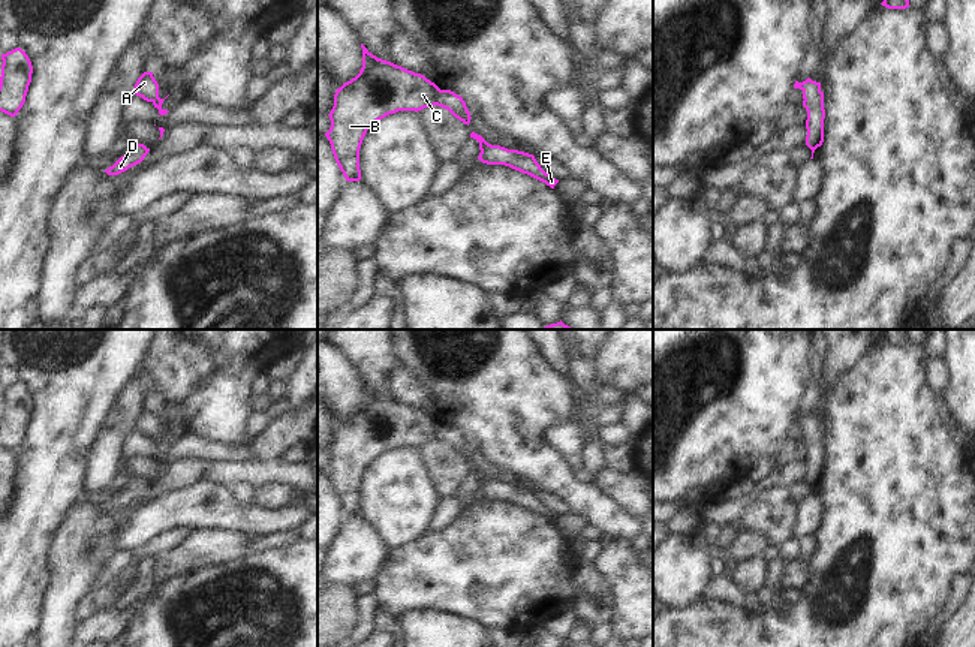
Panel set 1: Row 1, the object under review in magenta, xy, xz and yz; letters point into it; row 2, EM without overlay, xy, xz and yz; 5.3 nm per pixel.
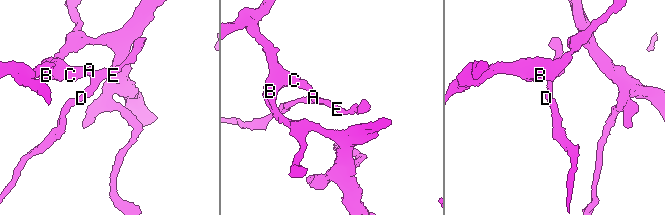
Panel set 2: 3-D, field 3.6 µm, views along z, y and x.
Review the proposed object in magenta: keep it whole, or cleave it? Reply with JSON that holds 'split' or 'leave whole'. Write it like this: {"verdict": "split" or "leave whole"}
{"verdict": "leave whole"}

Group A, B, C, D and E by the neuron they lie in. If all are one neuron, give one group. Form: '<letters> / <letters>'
A B C D E

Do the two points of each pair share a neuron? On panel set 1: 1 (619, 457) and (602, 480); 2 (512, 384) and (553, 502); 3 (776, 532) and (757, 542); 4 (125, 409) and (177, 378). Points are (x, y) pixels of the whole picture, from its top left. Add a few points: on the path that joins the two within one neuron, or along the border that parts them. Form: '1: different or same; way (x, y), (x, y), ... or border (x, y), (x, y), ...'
1: different; border (605, 466), (617, 472), (637, 474)
2: different; border (535, 490), (554, 494), (571, 511)
3: different; border (742, 529), (758, 529), (770, 545)
4: different; border (134, 379), (147, 406)

